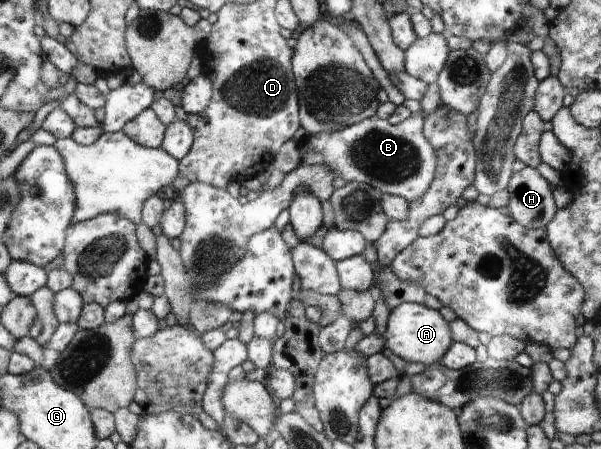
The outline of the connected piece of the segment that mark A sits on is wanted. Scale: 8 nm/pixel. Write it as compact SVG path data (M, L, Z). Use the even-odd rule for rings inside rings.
M404 302L391 309L384 339L385 347L398 357L424 366L439 365L454 342L450 335L450 326L438 310L412 302Z

